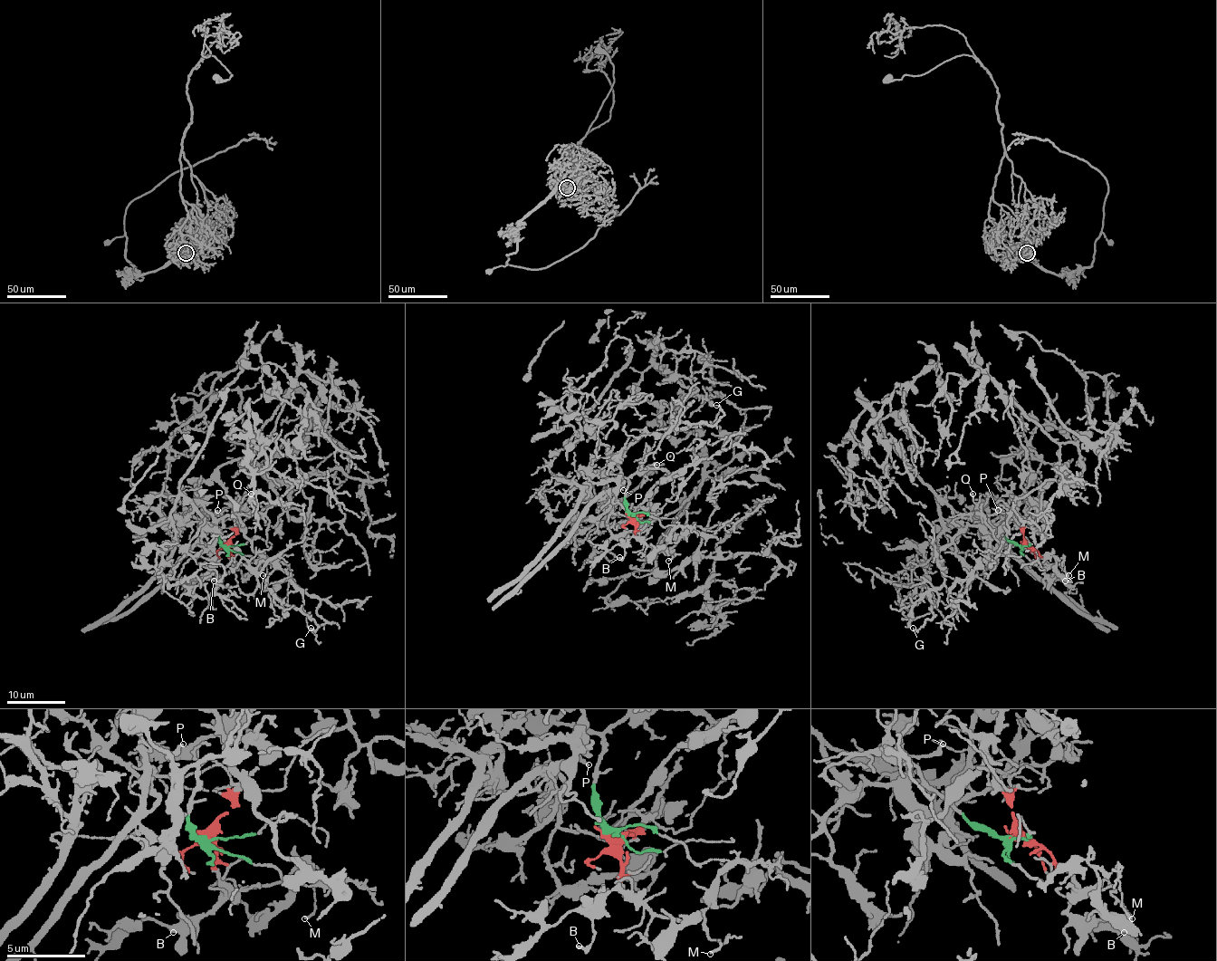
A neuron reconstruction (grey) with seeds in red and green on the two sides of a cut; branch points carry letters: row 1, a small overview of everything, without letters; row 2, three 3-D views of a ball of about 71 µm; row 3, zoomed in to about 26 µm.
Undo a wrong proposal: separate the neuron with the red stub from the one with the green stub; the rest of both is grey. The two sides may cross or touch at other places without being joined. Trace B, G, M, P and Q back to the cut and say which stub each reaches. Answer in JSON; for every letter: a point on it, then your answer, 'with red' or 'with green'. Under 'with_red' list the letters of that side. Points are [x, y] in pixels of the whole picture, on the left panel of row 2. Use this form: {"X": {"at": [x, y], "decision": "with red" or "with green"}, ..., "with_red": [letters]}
{"B": {"at": [214, 581], "decision": "with red"}, "G": {"at": [311, 628], "decision": "with green"}, "M": {"at": [263, 575], "decision": "with red"}, "P": {"at": [217, 510], "decision": "with green"}, "Q": {"at": [251, 494], "decision": "with green"}, "with_red": ["B", "M"]}

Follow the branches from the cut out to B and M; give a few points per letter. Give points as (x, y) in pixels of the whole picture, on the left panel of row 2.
B: (225, 545), (229, 550), (231, 569), (213, 581)
M: (225, 545), (229, 550), (229, 558), (236, 564), (254, 562), (264, 555), (266, 571), (263, 576)

